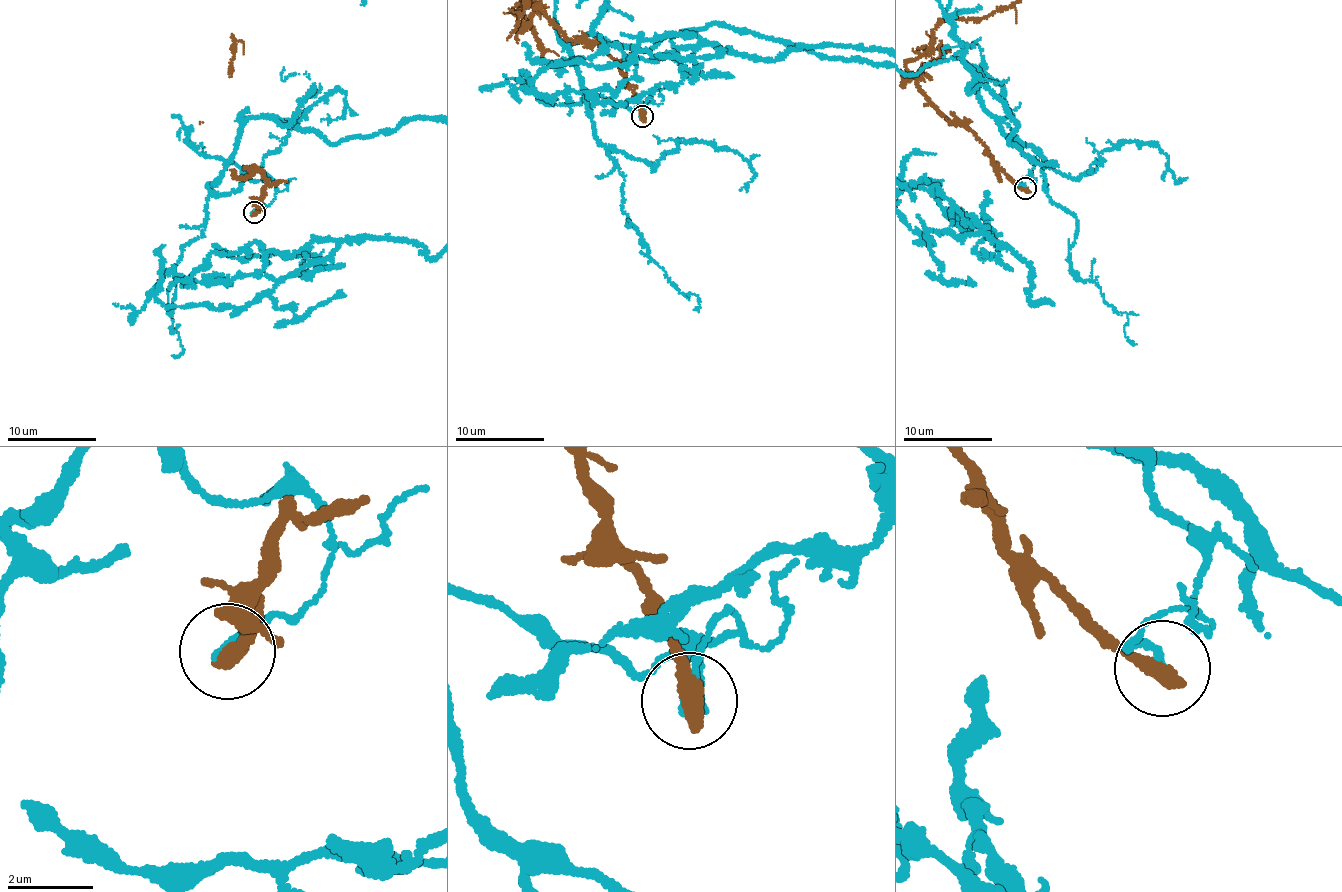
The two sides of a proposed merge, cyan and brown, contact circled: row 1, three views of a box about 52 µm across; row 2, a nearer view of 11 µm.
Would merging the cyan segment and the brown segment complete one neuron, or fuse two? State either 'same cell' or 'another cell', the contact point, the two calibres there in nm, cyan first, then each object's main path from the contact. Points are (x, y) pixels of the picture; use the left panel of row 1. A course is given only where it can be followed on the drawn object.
another cell | (254, 212) | 140/480 nm

